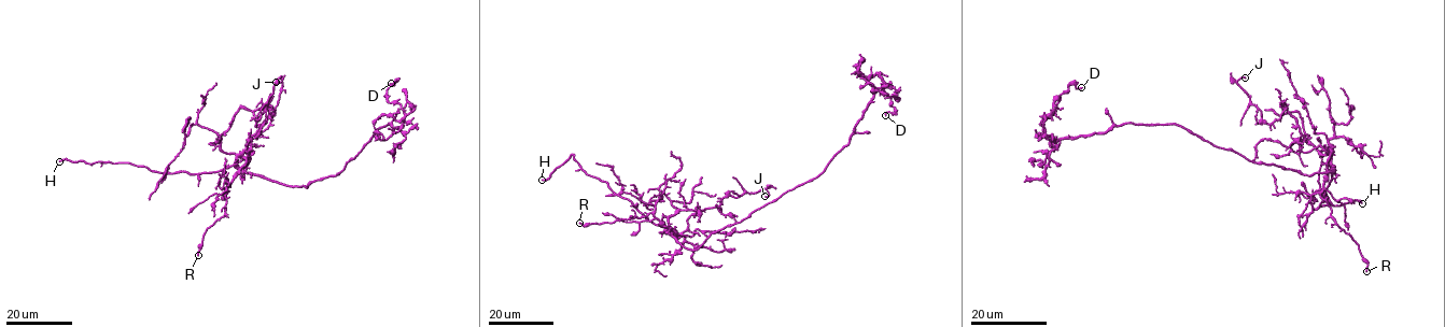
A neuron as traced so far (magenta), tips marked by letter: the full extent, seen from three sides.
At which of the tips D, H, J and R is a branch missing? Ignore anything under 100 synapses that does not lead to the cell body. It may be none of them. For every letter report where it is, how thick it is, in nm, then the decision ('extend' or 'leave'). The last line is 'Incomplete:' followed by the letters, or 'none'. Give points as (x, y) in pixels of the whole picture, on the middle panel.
D: place (885, 115); calibre 180 nm; leave
H: place (542, 180); calibre 240 nm; extend
J: place (765, 196); calibre 100 nm; leave
R: place (579, 223); calibre 160 nm; leave
Incomplete: H

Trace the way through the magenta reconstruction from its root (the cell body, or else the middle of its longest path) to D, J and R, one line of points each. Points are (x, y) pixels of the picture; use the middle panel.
D: (726, 227), (821, 174), (849, 143), (878, 88), (889, 82), (882, 86), (894, 111), (885, 115)
J: (726, 227), (691, 250), (665, 231), (681, 210), (720, 212), (728, 195), (763, 188), (765, 196)
R: (726, 227), (691, 250), (667, 233), (676, 233), (650, 213), (611, 223), (579, 223)

